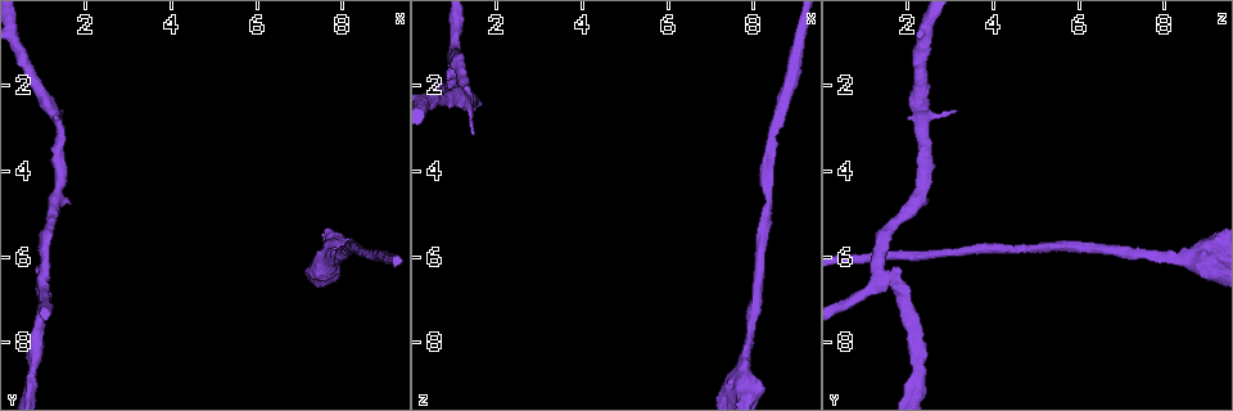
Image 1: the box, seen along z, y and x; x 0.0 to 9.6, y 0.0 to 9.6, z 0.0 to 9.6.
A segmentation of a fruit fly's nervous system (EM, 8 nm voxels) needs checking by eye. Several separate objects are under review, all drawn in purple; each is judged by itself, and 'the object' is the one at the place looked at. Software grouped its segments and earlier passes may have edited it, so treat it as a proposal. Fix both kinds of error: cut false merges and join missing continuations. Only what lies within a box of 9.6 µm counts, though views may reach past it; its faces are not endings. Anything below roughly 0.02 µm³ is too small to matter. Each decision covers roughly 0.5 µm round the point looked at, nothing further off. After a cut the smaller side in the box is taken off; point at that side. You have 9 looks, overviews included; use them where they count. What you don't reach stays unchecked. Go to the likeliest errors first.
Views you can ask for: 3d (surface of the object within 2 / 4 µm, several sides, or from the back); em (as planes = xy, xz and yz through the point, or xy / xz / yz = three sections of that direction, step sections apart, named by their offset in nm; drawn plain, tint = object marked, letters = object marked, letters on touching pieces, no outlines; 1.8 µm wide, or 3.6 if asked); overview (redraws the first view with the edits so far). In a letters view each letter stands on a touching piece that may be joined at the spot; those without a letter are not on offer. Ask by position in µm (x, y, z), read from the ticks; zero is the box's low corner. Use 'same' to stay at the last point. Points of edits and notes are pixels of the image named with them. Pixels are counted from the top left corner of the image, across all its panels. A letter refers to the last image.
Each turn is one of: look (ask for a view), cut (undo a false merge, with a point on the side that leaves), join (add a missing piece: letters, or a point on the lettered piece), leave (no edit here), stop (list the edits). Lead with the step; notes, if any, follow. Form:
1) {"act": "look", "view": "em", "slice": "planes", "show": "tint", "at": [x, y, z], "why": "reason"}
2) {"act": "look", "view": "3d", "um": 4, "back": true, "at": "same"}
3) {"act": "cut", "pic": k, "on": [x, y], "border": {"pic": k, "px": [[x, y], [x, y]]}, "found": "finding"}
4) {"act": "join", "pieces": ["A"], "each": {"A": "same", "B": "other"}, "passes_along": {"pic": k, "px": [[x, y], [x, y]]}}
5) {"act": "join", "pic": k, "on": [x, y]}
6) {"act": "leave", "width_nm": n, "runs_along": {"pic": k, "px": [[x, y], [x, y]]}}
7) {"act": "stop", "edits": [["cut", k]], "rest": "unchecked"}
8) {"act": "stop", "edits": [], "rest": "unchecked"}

{"act": "look", "view": "em", "slice": "planes", "show": "tint", "at": [1.40, 2.60, 3.15], "why": "branch stops here"}

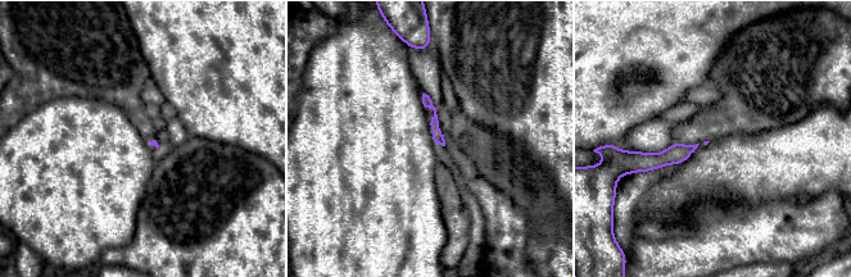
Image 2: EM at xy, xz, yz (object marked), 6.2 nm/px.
{"act": "look", "view": "em", "slice": "planes", "show": "letters", "at": "same", "why": "what lies round it"}

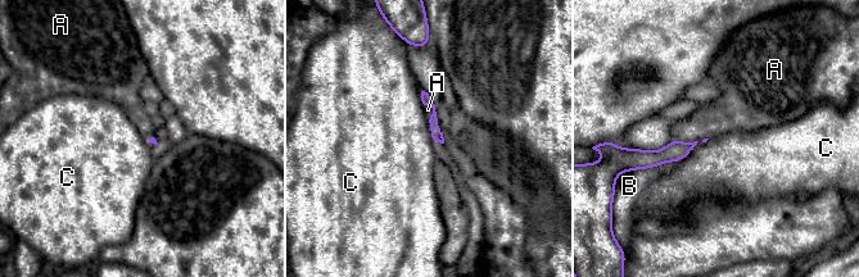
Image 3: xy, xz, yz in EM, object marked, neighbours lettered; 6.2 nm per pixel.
{"act": "leave", "each": {"A": "other", "B": "other", "C": "other"}, "border": {"pic": 3, "px": [[428, 119], [429, 134], [442, 144]]}, "found": "no lettered piece goes on from it"}

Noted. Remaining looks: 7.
{"act": "look", "view": "em", "slice": "xy", "step": 8, "show": "tint", "at": [0.95, 6.45, 1.40], "why": "arms part here"}

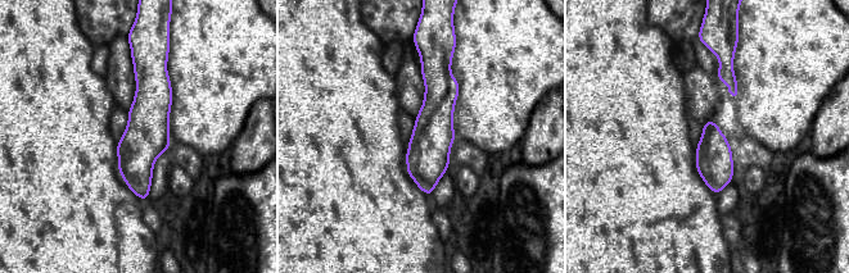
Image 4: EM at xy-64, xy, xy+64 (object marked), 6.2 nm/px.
{"act": "look", "view": "em", "slice": "planes", "show": "tint", "at": "same"}

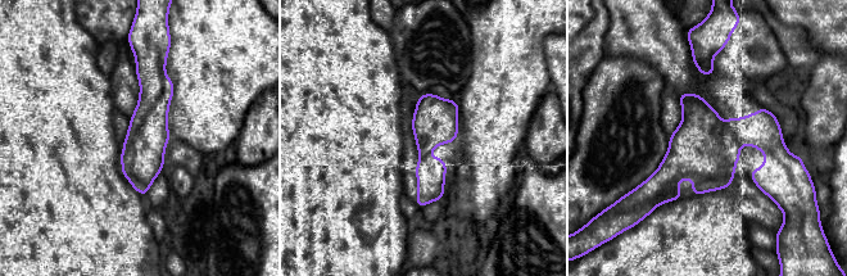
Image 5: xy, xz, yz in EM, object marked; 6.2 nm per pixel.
{"act": "look", "view": "em", "slice": "planes", "show": "letters", "at": "same"}

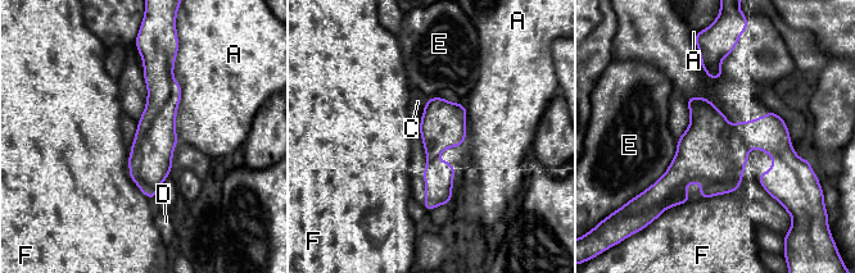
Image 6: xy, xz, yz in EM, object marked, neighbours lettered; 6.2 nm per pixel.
{"act": "leave", "each": {"A": "other", "C": "other", "D": "other", "E": "other", "F": "other"}, "runs_along": {"pic": 6, "px": [[150, 62], [157, 73], [150, 195]]}, "found": "all the same cell"}

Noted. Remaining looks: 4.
{"act": "look", "view": "em", "slice": "xz", "step": 16, "show": "letters", "at": [8.25, 5.65, 9.10], "why": "an open end"}

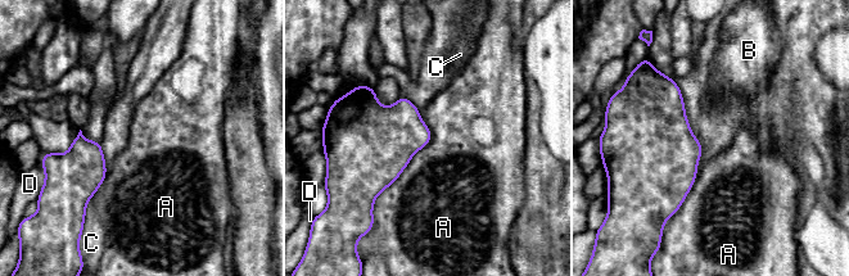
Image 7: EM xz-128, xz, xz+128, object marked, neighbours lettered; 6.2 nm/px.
{"act": "look", "view": "em", "slice": "planes", "show": "letters", "at": "same", "why": "cut it another way"}

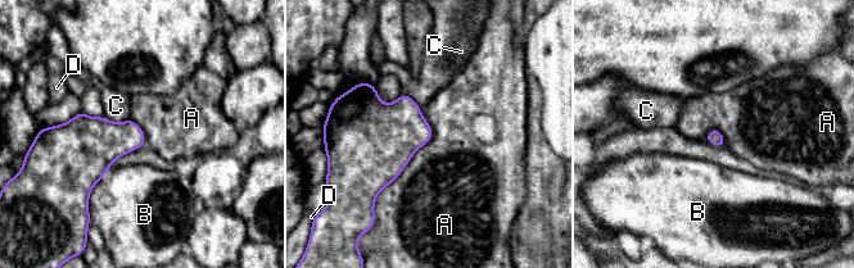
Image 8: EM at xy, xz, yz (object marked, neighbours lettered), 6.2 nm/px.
{"act": "leave", "each": {"A": "other", "B": "other", "C": "other", "D": "other"}, "border": {"pic": 8, "px": [[421, 109], [432, 137], [374, 205]]}, "found": "no lettered piece goes on from it"}

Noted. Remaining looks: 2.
{"act": "look", "view": "em", "um": 3.6, "slice": "planes", "show": "letters", "at": [0.75, 8.70, 2.20], "why": "a narrow waist"}

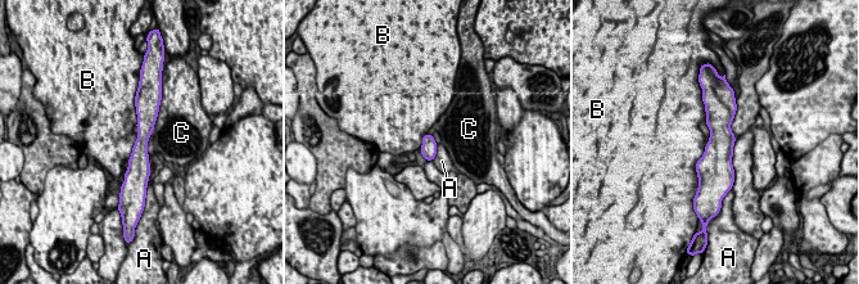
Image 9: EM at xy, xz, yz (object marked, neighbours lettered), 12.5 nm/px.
{"act": "leave", "width_nm": 190, "each": {"A": "other", "B": "other", "C": "other"}, "runs_along": {"pic": 9, "px": [[139, 104], [144, 111], [141, 179]]}, "found": "one cell here"}

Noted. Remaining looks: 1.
{"act": "stop", "edits": [], "rest": "unchecked"}

